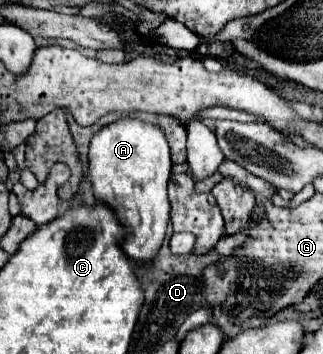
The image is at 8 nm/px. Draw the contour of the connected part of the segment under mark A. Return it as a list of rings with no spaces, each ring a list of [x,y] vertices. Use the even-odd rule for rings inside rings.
[[[136,118],[116,120],[92,136],[88,158],[96,200],[112,206],[118,214],[118,220],[126,228],[122,250],[132,260],[150,262],[162,246],[170,218],[166,186],[170,180],[172,160],[170,146],[162,134],[162,128]]]

